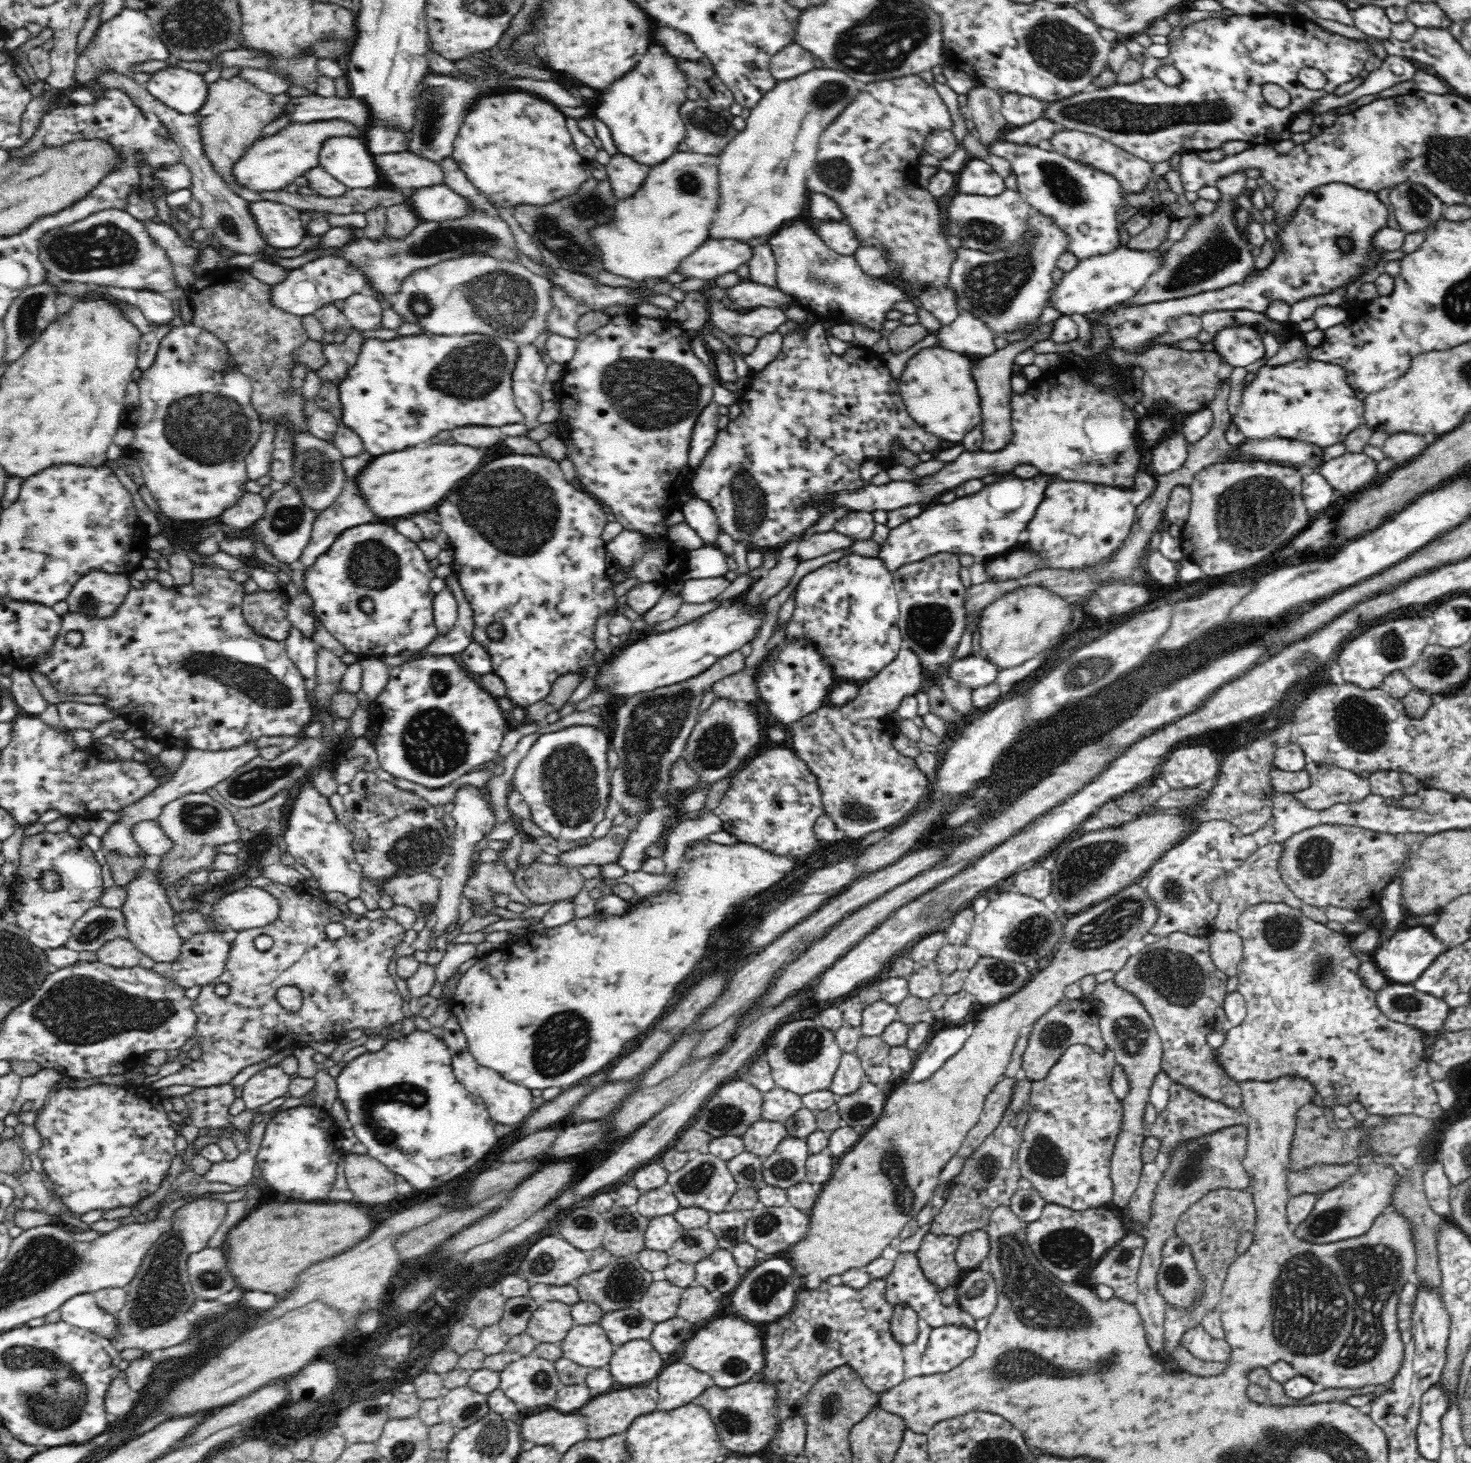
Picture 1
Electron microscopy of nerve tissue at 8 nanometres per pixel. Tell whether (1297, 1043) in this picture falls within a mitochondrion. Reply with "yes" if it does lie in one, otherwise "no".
no

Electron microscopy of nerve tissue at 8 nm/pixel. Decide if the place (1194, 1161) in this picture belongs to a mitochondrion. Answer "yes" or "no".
yes

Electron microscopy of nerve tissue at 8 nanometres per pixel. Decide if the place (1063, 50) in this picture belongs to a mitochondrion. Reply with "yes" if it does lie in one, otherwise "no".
yes

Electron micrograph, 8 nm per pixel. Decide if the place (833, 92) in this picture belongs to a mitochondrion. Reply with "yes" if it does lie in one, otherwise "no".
yes

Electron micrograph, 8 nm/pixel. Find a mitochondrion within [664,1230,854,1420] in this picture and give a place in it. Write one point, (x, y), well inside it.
(768, 1284)

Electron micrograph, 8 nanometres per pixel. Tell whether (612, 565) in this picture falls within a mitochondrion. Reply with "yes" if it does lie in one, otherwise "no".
no

